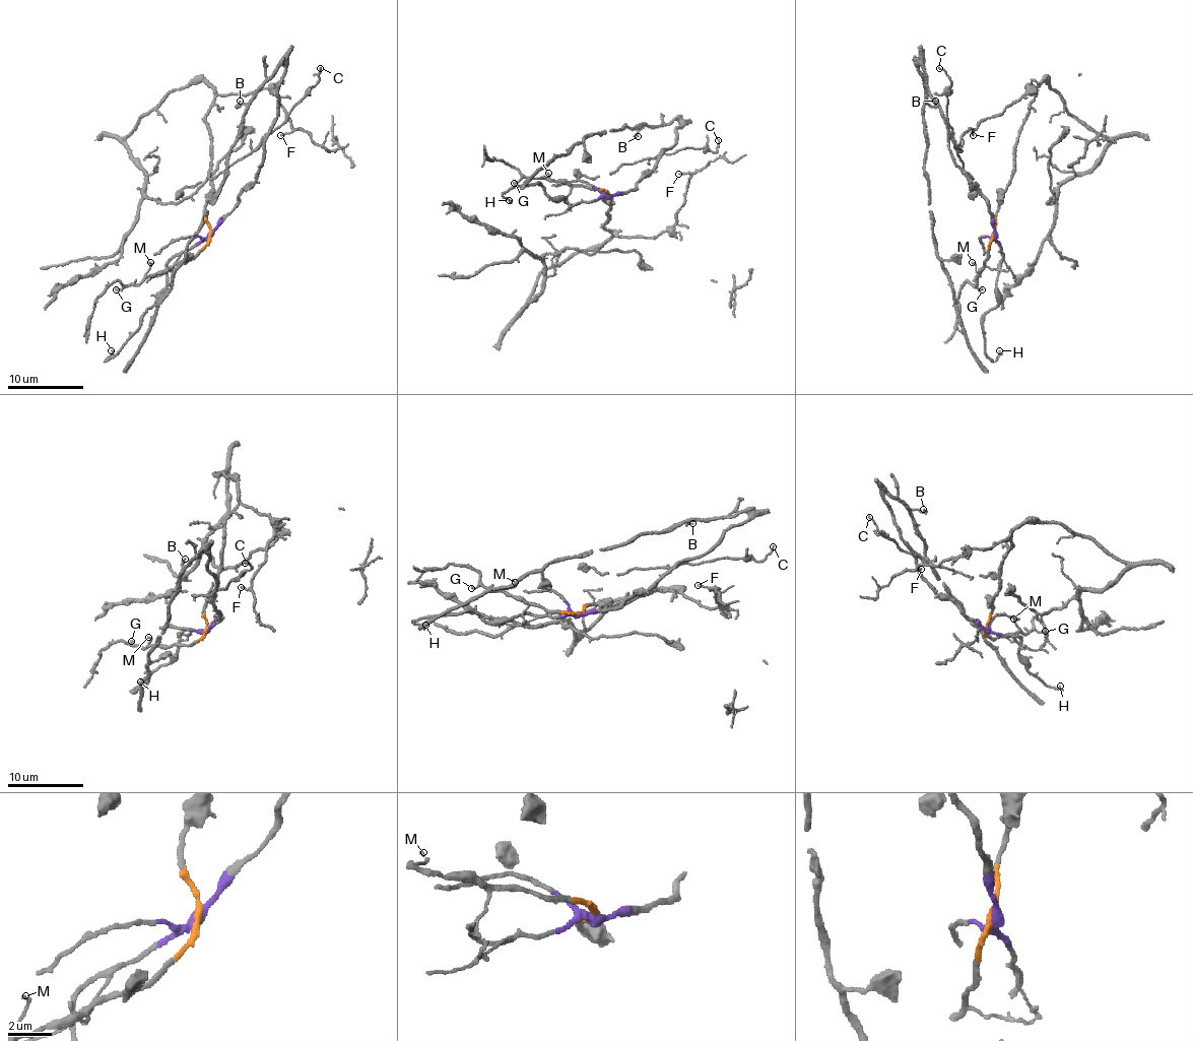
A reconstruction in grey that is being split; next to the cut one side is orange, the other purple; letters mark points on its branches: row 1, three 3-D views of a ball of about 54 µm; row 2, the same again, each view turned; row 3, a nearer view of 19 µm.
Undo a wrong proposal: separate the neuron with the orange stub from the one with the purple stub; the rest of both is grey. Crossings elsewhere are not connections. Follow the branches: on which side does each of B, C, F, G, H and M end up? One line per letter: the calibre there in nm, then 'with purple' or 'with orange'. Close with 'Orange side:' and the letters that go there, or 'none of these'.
B: 130 nm | with purple
C: 90 nm | with purple
F: 120 nm | with orange
G: 170 nm | with orange
H: 140 nm | with purple
M: 120 nm | with orange
Orange side: F, G, M

